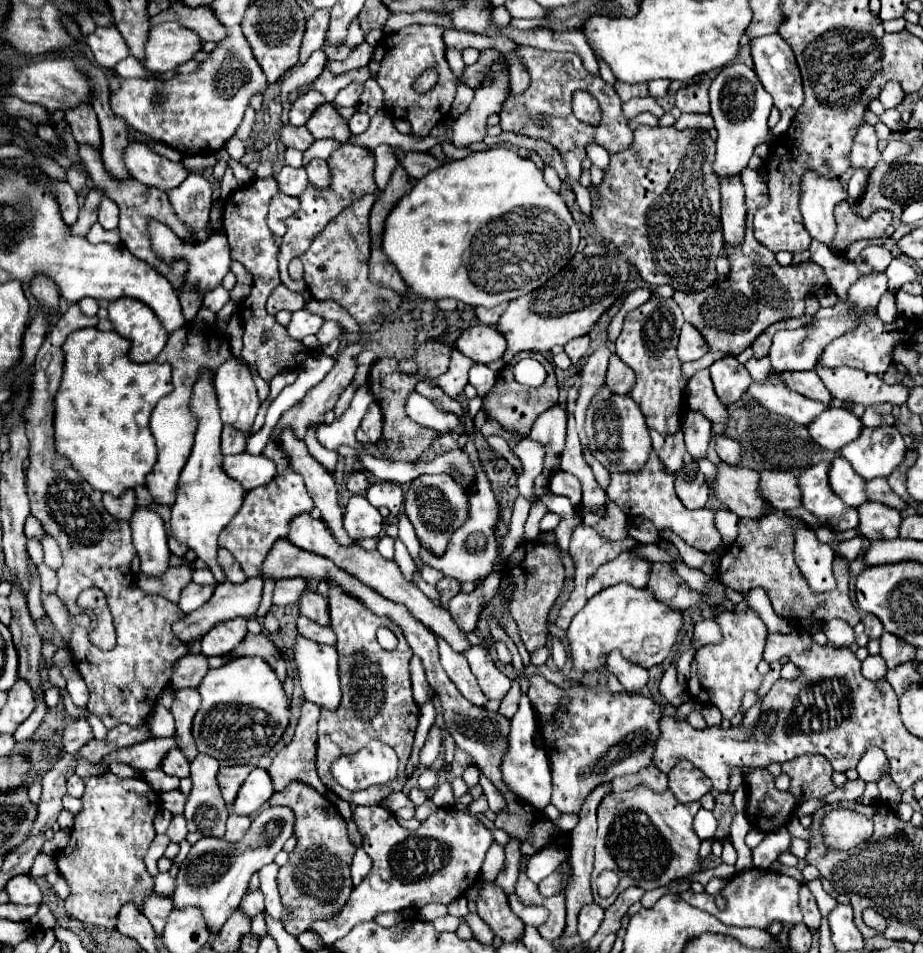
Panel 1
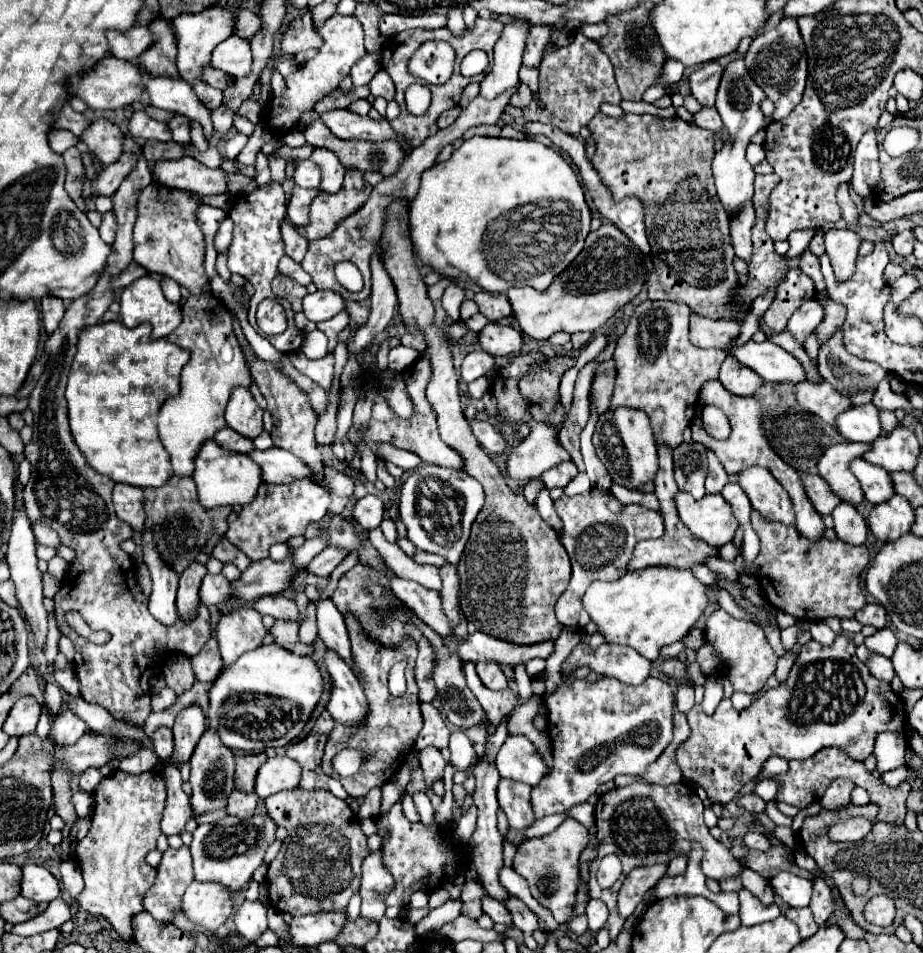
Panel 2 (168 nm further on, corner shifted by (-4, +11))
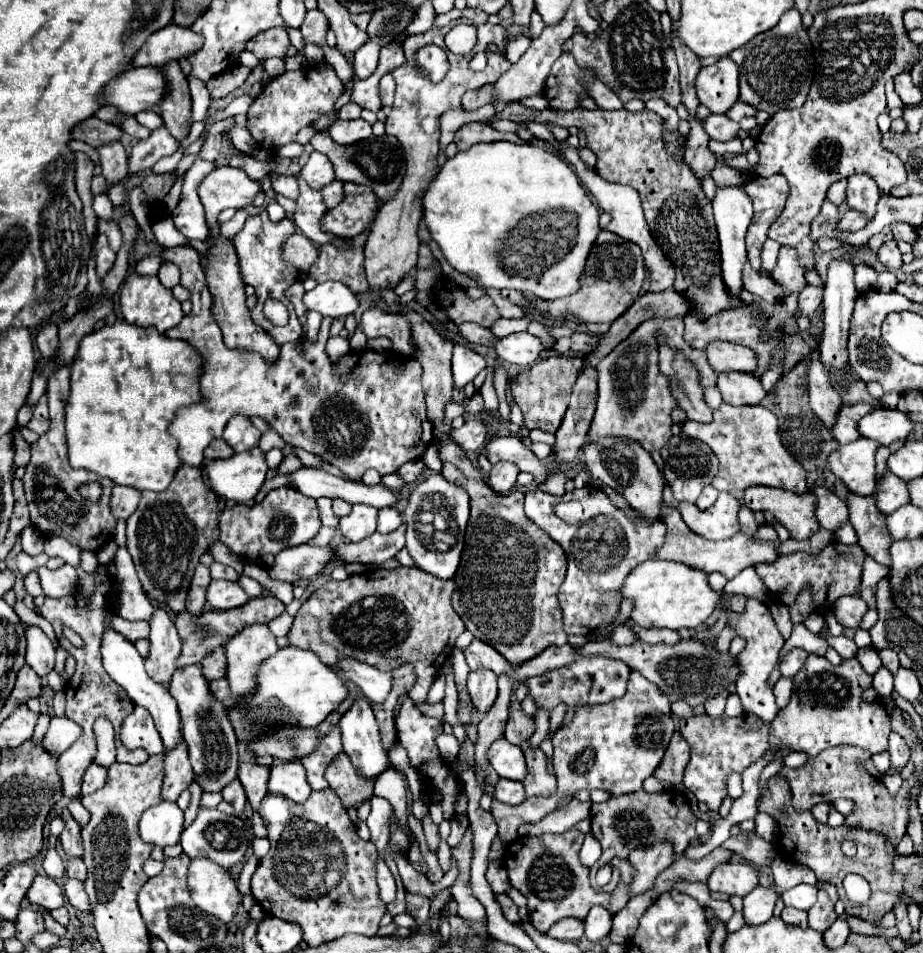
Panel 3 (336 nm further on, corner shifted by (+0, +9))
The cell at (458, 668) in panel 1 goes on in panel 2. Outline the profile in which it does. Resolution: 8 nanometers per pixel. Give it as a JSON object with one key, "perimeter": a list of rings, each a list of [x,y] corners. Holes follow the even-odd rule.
{"perimeter":[[[464,662],[464,674],[466,674],[466,680],[468,680],[468,686],[470,686],[472,694],[482,704],[482,708],[484,708],[486,718],[488,718],[490,724],[498,726],[504,718],[510,716],[510,712],[518,704],[518,698],[516,698],[516,694],[510,688],[508,690],[500,690],[500,692],[484,688],[484,684],[480,682],[480,678],[478,678],[472,662]]]}

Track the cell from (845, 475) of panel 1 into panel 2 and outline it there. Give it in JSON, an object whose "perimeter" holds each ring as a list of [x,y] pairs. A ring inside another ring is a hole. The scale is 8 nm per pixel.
{"perimeter":[[[856,458],[850,464],[850,470],[860,480],[864,496],[870,504],[882,504],[884,500],[890,500],[896,494],[894,488],[892,488],[892,476],[884,468],[872,466],[866,460]]]}

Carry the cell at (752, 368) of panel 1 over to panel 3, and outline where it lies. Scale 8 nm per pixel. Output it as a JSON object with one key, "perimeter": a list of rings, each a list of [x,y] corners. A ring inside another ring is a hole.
{"perimeter":[[[712,342],[708,344],[708,362],[716,372],[726,370],[738,370],[738,372],[750,372],[754,374],[758,368],[758,356],[752,348],[730,344],[730,342]]]}

